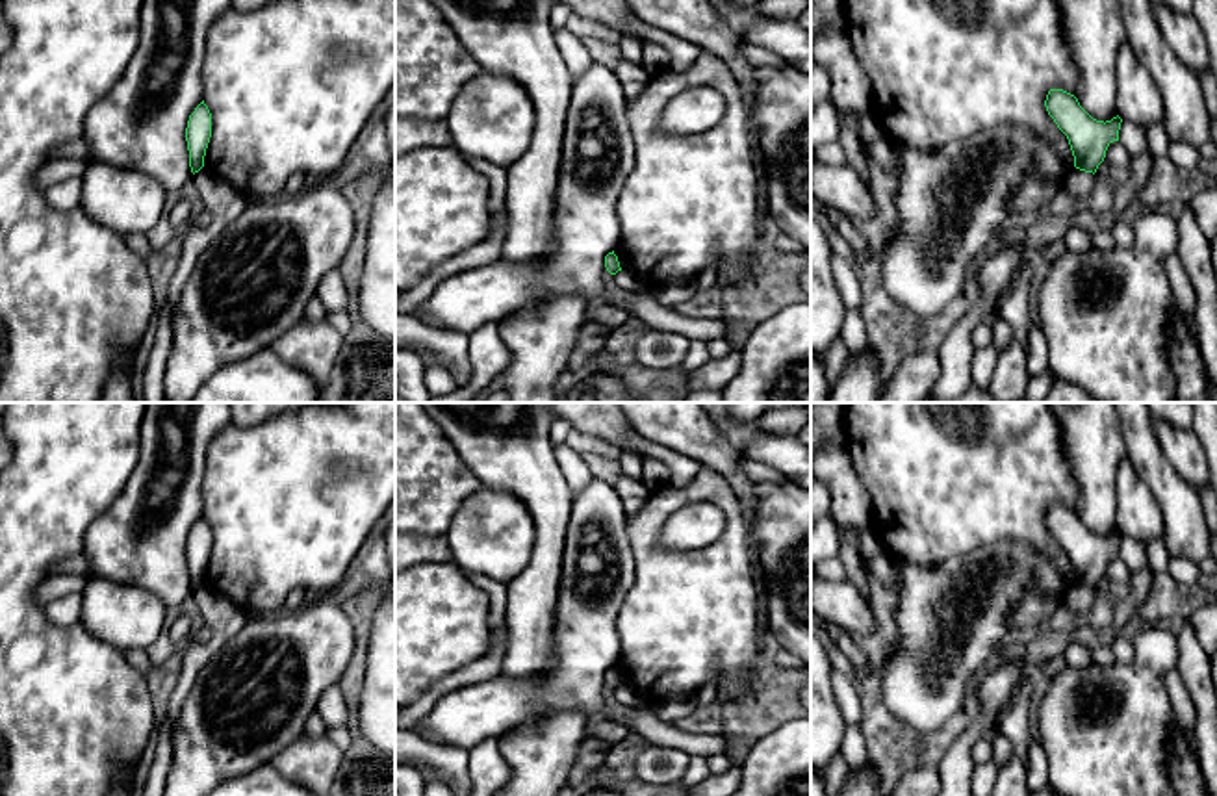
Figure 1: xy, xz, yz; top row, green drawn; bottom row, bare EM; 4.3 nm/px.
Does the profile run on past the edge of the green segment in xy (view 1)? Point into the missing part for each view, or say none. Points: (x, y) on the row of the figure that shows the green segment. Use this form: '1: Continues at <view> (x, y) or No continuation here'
1: No continuation here

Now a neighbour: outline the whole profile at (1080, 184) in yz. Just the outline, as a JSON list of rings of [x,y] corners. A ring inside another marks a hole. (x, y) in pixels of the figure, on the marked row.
[[[1072,167],[1063,189],[1067,191],[1067,195],[1089,202],[1096,187],[1096,182],[1096,174]]]

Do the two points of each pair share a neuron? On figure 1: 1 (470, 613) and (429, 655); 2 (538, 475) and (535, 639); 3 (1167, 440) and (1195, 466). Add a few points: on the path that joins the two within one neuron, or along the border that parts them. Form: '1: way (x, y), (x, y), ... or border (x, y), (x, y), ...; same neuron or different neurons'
1: way (459, 624), (438, 644); same neuron
2: way (548, 516), (548, 557), (535, 598); same neuron
3: way (1175, 446), (1188, 459); same neuron

